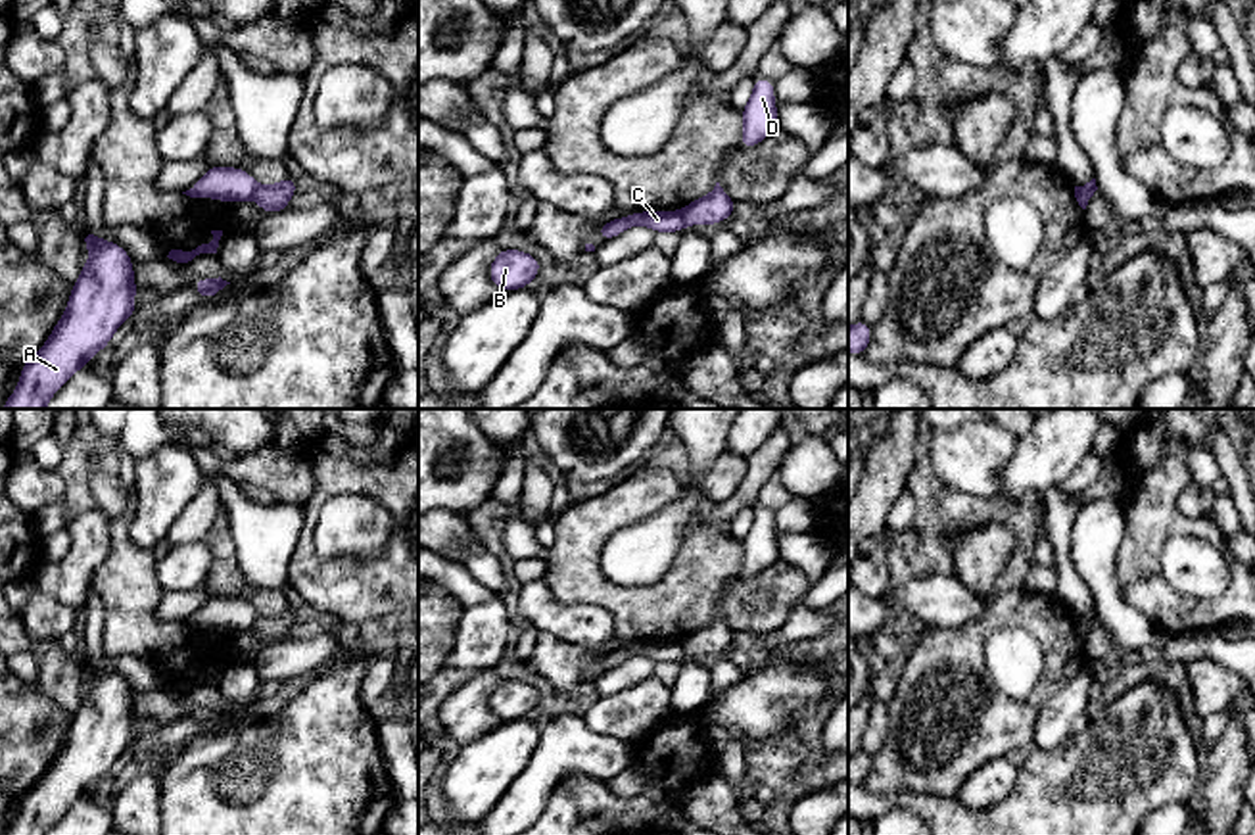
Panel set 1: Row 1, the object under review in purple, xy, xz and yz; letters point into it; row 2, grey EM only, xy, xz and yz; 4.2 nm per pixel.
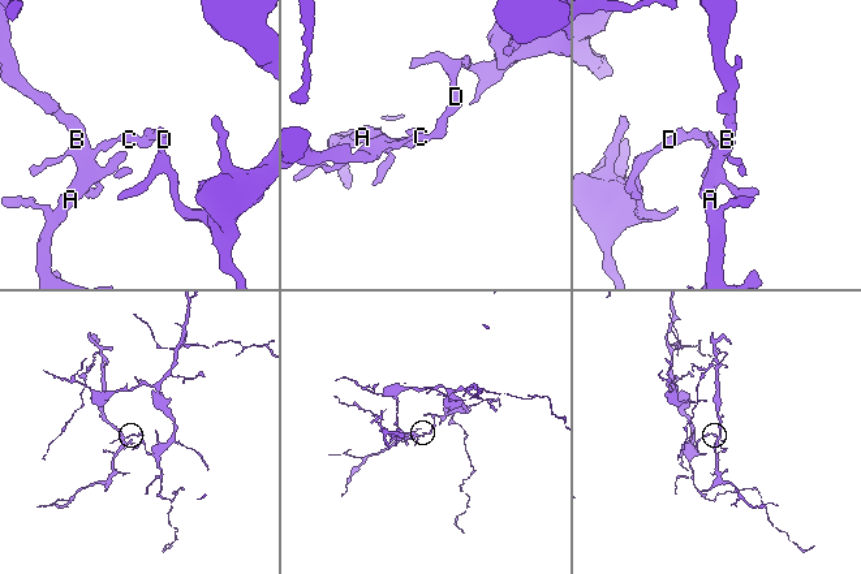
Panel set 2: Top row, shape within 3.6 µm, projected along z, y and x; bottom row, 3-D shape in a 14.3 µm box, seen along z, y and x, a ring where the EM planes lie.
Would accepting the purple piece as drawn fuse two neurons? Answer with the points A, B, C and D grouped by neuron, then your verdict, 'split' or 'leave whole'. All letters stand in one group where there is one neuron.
A B C / D; split

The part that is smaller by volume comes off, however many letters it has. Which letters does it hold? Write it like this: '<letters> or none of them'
A, B, C

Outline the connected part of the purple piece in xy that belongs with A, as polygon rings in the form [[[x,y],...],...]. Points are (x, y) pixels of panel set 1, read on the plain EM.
[[[88,658],[79,670],[90,676],[90,693],[81,695],[65,743],[48,772],[19,799],[19,816],[4,835],[46,835],[79,799],[109,775],[121,752],[136,745],[129,683]]]

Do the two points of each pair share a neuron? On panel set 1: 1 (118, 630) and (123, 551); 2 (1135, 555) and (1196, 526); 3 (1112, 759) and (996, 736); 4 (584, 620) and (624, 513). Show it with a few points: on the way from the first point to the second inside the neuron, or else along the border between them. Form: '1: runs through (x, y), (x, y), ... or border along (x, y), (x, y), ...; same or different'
1: runs through (123, 611), (123, 571); same
2: runs through (1150, 540), (1163, 526), (1181, 526); same
3: border along (1033, 745), (1029, 749); different
4: border along (549, 586), (563, 601), (605, 607), (613, 640); different

